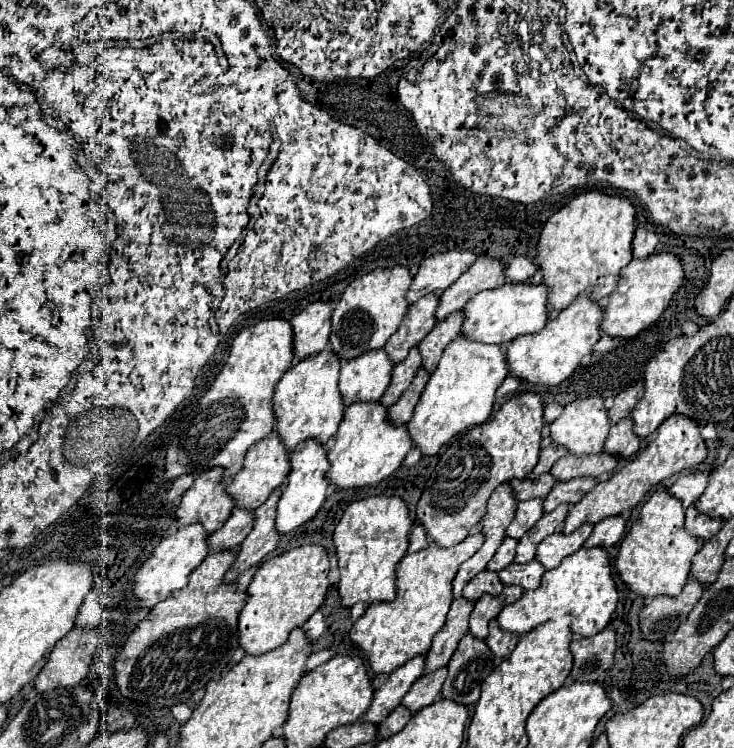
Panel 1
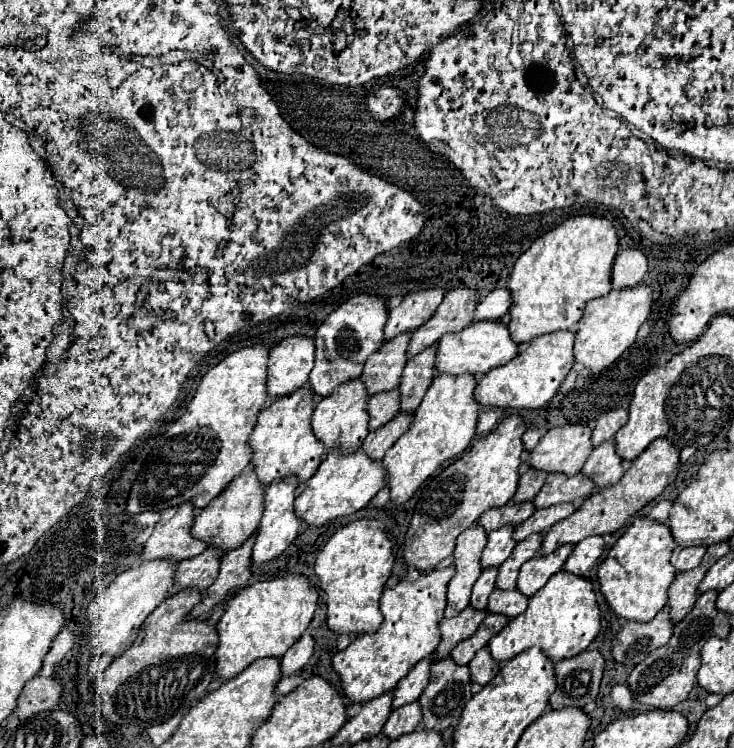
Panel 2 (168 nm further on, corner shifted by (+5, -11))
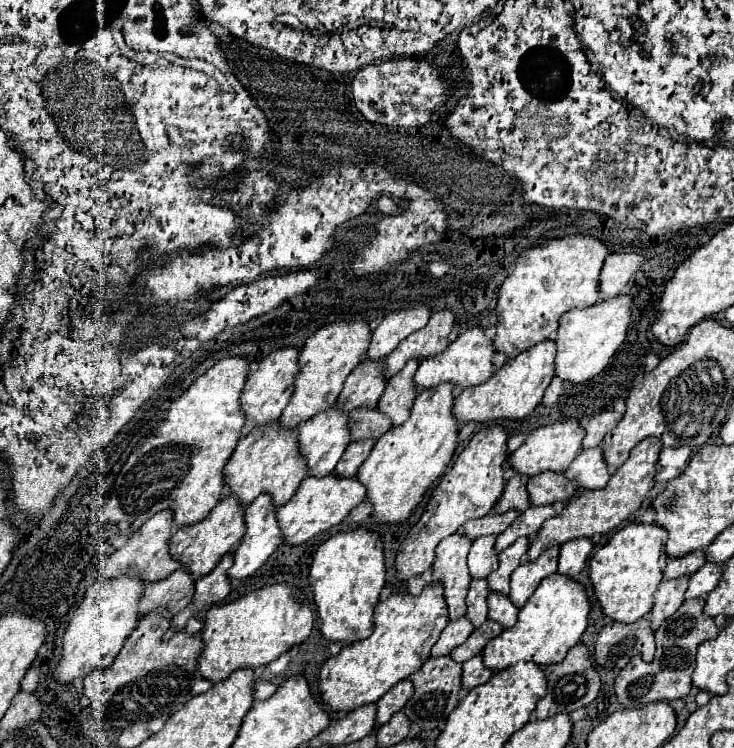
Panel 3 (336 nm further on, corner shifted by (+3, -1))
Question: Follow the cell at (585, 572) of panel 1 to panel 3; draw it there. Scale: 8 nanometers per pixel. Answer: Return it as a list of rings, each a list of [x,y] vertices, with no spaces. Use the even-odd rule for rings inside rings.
[[[554,573],[538,585],[538,589],[520,609],[516,625],[504,629],[498,637],[486,643],[486,649],[482,651],[484,663],[494,671],[506,669],[518,661],[534,661],[538,665],[558,663],[566,657],[568,649],[580,641],[588,627],[588,615],[590,601],[586,587],[568,575]]]

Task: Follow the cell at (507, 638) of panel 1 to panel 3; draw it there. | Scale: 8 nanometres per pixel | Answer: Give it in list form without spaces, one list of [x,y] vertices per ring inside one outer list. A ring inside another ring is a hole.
[[[476,655],[472,659],[468,659],[462,667],[462,681],[464,681],[464,689],[472,689],[476,685],[486,683],[492,677],[492,669],[488,669],[482,663],[482,655]]]

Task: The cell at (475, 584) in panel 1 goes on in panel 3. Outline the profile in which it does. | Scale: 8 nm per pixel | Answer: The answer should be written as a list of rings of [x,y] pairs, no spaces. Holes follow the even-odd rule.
[[[460,617],[454,621],[448,621],[448,625],[442,629],[440,639],[436,641],[436,645],[432,647],[432,655],[440,657],[440,655],[450,655],[450,651],[458,645],[462,645],[474,631],[474,625],[470,619]]]

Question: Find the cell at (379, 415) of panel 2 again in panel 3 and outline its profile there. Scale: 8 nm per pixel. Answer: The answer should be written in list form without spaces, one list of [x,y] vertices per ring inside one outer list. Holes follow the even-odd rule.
[[[358,407],[352,411],[350,421],[352,421],[352,441],[380,437],[392,427],[390,417],[382,413],[378,407]]]

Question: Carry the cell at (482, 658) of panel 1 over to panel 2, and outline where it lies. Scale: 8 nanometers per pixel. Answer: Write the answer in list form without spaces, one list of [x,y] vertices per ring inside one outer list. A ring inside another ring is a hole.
[[[452,659],[436,661],[430,667],[430,681],[428,687],[422,691],[418,703],[422,707],[422,725],[432,731],[444,731],[448,727],[454,727],[458,723],[458,717],[464,709],[464,705],[472,699],[472,683],[470,683],[470,671],[466,665],[456,665]]]

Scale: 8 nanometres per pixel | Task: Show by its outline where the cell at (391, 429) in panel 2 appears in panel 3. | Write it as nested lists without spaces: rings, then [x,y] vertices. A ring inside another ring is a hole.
[[[360,439],[360,441],[350,443],[346,453],[342,455],[342,461],[338,461],[334,473],[342,475],[342,477],[354,477],[358,467],[366,461],[366,457],[370,455],[374,445],[376,445],[376,439]]]

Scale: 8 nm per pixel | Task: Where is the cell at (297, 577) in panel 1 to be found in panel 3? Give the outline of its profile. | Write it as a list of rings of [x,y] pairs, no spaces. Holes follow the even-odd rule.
[[[290,583],[266,585],[232,603],[214,605],[204,615],[204,629],[200,633],[204,651],[198,659],[198,671],[218,683],[240,667],[256,669],[268,665],[290,647],[306,641],[312,623],[310,603],[296,599]]]

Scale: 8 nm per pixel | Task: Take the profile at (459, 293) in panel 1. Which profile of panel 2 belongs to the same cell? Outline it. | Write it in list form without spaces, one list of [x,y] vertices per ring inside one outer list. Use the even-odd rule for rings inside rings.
[[[458,287],[458,289],[448,291],[444,295],[440,307],[436,309],[436,315],[428,323],[424,323],[424,327],[420,327],[418,331],[412,333],[412,339],[406,349],[408,359],[432,345],[436,345],[442,335],[462,331],[472,321],[474,309],[476,309],[476,291],[474,289]]]

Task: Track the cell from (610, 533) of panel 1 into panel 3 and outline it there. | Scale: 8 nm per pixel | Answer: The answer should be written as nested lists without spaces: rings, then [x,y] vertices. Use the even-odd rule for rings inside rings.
[[[582,537],[582,539],[572,539],[566,541],[560,547],[560,559],[558,559],[558,573],[576,577],[588,563],[588,557],[594,549],[594,543],[590,537]]]

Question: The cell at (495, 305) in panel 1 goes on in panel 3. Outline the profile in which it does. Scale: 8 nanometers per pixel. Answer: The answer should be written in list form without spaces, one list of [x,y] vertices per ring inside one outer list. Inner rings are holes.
[[[476,325],[472,329],[468,329],[466,333],[458,335],[456,341],[452,341],[442,353],[438,353],[436,357],[424,357],[420,361],[420,367],[416,371],[416,387],[422,389],[422,387],[434,387],[442,381],[452,381],[454,385],[458,387],[470,387],[470,385],[480,385],[484,383],[486,379],[490,379],[492,371],[494,371],[494,359],[496,355],[496,349],[494,349],[494,343],[490,337],[486,337],[486,329]]]

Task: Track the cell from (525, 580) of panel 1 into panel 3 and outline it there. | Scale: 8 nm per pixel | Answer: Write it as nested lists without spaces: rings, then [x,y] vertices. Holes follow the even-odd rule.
[[[490,591],[488,595],[488,617],[498,621],[504,627],[512,627],[516,623],[518,617],[518,607],[510,601],[508,595],[498,593],[498,591]]]

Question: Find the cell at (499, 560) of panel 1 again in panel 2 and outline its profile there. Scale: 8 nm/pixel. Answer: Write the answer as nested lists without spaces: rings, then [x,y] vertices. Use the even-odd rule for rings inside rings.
[[[484,569],[480,579],[474,583],[474,587],[472,587],[472,601],[470,601],[472,609],[480,611],[480,609],[484,609],[488,605],[488,597],[494,591],[496,575],[498,575],[498,569]]]

